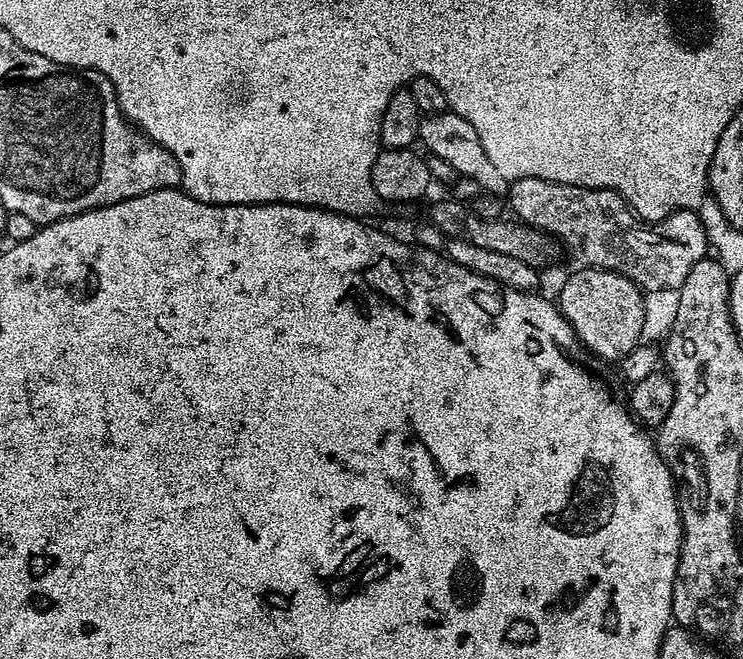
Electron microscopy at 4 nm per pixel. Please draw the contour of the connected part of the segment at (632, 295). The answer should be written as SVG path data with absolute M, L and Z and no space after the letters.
M587 266L577 267L573 276L564 280L560 288L560 300L558 307L562 315L568 320L575 339L580 340L596 356L604 360L619 361L621 357L634 350L641 343L640 334L643 322L643 300L645 293L637 286L629 276L623 276L620 272L611 272L609 269L589 268Z

